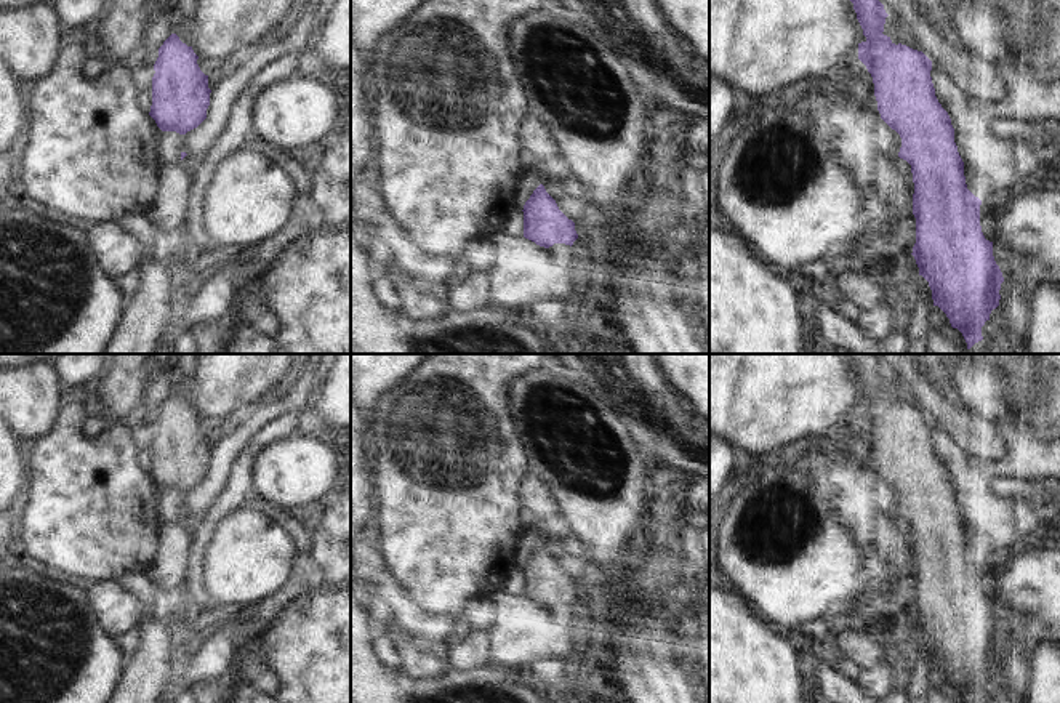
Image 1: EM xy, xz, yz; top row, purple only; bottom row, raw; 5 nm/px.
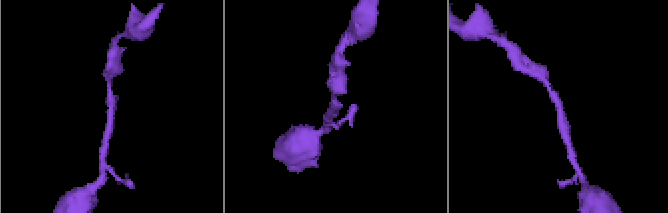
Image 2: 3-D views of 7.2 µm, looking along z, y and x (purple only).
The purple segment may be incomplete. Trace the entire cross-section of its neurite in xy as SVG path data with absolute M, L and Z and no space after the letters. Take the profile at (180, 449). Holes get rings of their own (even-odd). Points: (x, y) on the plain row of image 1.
M176 392L159 407L149 474L162 490L186 493L207 477L211 448L197 418L192 405L183 402Z

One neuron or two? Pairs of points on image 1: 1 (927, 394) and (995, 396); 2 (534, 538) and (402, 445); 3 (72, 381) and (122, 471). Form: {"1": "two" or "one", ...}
{"1": "two", "2": "two", "3": "two"}

